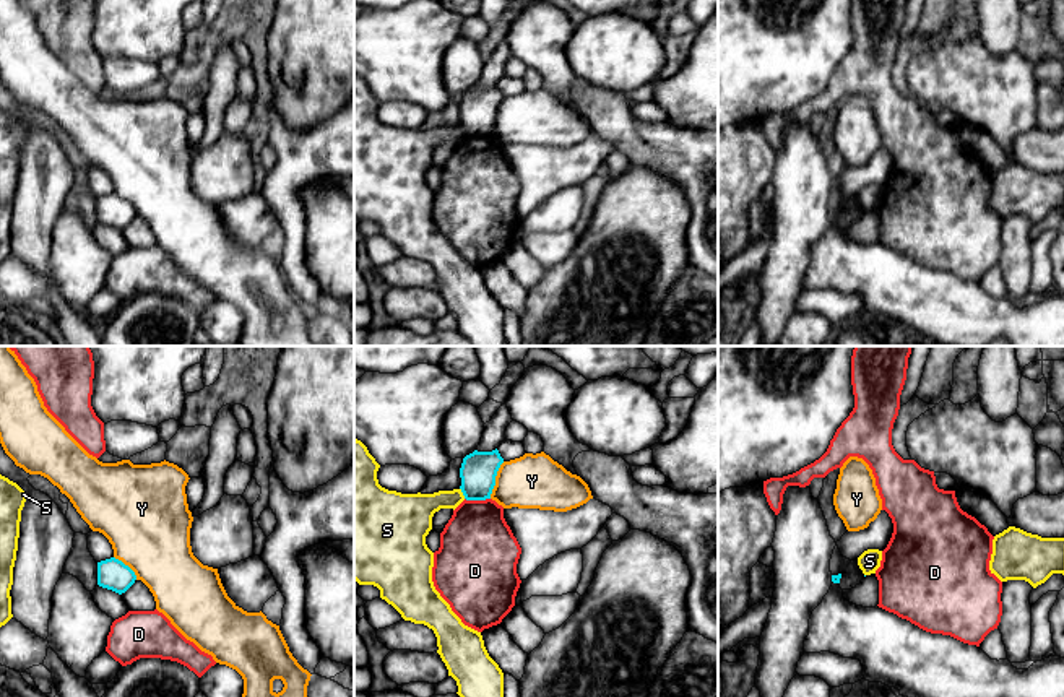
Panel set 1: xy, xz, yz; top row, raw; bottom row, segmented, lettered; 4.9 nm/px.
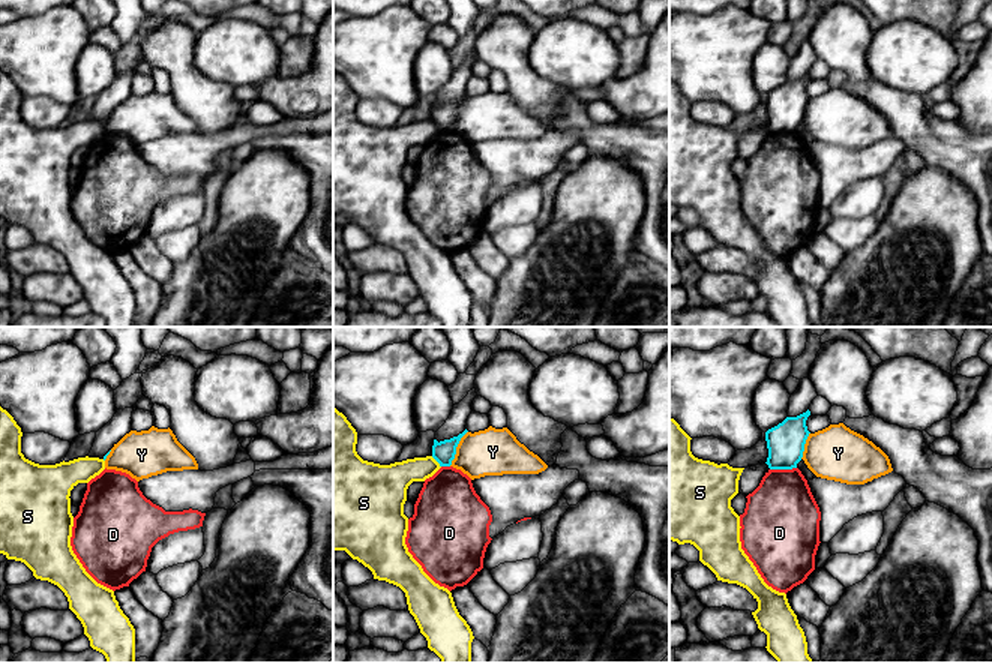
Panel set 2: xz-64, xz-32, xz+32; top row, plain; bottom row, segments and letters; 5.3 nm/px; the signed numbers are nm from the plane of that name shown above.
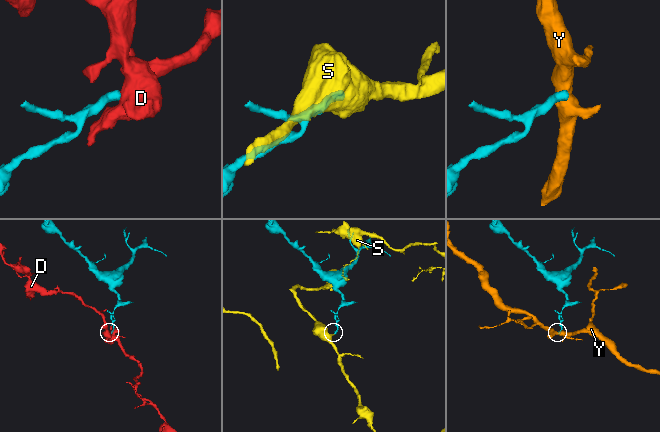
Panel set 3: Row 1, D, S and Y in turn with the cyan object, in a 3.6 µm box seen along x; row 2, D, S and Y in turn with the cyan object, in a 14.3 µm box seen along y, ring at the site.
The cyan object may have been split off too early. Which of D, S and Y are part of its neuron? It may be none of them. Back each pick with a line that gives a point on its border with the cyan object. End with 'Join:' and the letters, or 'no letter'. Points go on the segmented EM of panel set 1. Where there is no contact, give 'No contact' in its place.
Join: no letter

